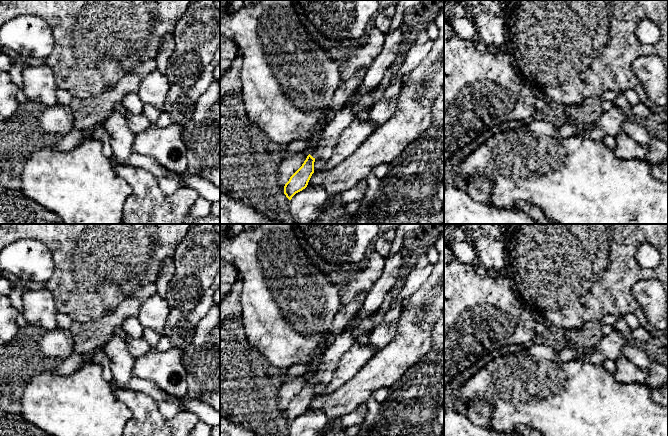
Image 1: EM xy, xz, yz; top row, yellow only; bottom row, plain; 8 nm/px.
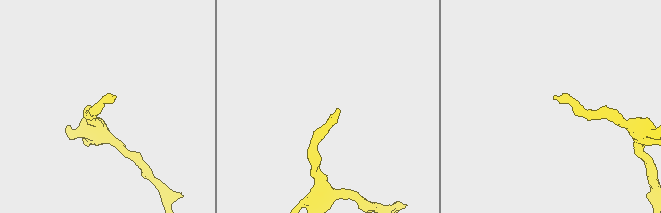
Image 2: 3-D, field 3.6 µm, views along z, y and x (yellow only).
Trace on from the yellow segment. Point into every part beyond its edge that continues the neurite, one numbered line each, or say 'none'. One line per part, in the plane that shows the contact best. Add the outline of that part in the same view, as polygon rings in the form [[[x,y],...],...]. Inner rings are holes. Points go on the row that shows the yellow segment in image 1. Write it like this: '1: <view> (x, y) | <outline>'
1: xz (343, 118) | [[[346,103],[346,105],[334,115],[332,120],[325,125],[320,143],[313,148],[309,154],[317,160],[327,161],[331,157],[341,134],[349,127],[355,118],[352,105]]]

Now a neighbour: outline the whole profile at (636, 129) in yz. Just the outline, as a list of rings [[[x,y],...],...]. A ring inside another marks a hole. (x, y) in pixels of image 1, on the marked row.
[[[638,119],[624,122],[622,130],[646,148],[648,148],[651,139],[654,138],[654,134],[645,127],[643,121]]]

